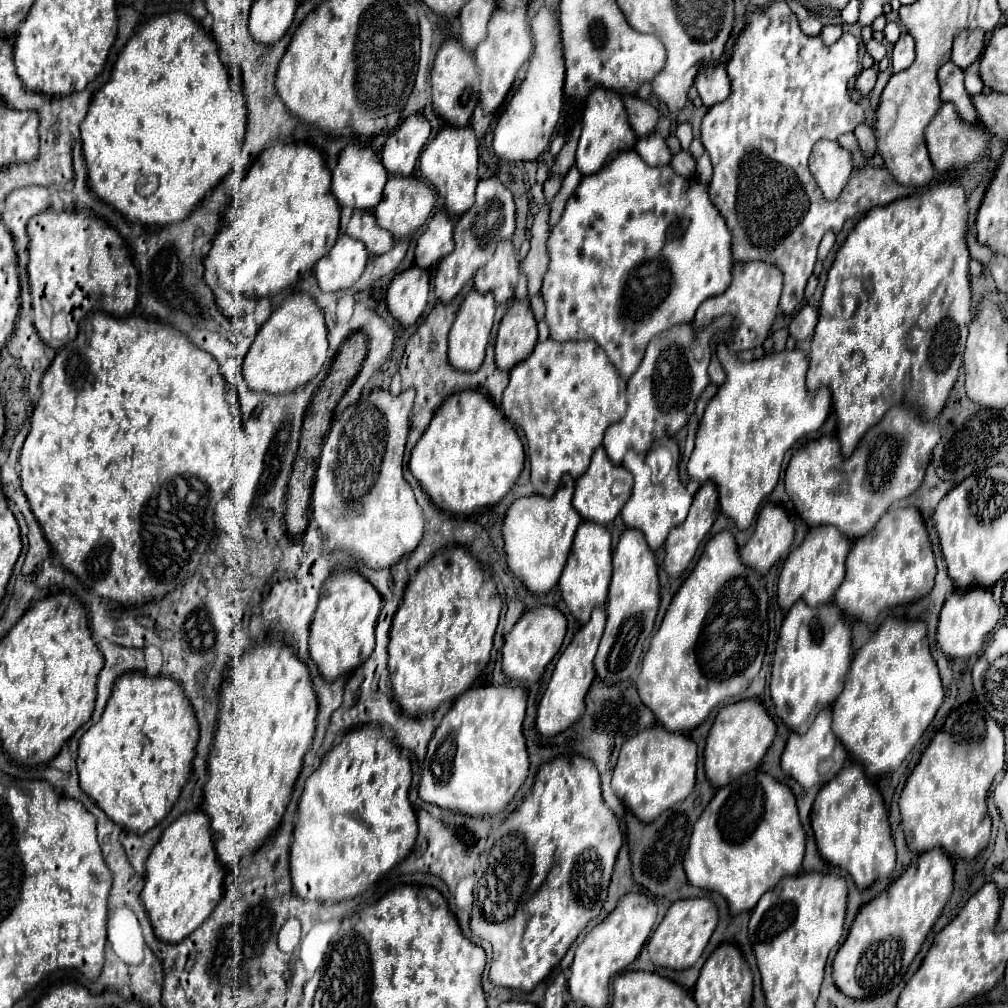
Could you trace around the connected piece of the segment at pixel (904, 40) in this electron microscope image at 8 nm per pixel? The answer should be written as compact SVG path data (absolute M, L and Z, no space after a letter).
M902 33L892 49L892 69L894 73L900 73L908 69L914 61L914 41L908 37L908 33Z

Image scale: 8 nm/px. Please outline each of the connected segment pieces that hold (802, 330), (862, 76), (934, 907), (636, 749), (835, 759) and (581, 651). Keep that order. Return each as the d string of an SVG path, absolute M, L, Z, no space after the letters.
M808 303L804 307L800 307L800 311L794 315L794 319L788 325L790 335L796 341L802 341L814 333L814 327L818 323L818 309L814 309L814 307L810 309L810 307L812 305L808 305Z
M870 67L870 69L864 69L864 71L858 73L854 89L856 89L858 93L862 93L862 95L868 95L868 93L872 91L874 83L876 83L876 69Z
M944 849L922 853L886 891L866 903L834 957L836 987L852 999L874 999L900 983L952 893L954 867Z
M654 725L624 741L612 775L612 789L624 805L644 823L654 821L664 809L672 809L684 801L696 783L696 743L680 733L668 733L662 725Z
M826 707L816 715L814 723L810 725L810 729L804 735L792 731L788 737L786 749L782 753L782 769L786 775L794 777L802 787L828 783L844 765L846 749L844 749L844 745L840 745L840 739L832 733L830 723L832 723L832 715L830 715L830 709Z
M596 607L592 611L590 621L574 635L572 643L566 647L566 651L560 655L560 659L556 661L556 667L552 671L552 679L538 703L538 717L536 717L536 727L542 735L550 737L556 735L564 729L568 729L570 725L574 725L582 713L584 713L584 697L586 691L590 687L590 683L594 681L594 655L598 649L598 643L602 639L604 633L604 625L606 625L606 611L604 607Z

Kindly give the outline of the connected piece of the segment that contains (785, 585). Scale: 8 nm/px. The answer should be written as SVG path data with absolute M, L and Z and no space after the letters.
M814 527L804 537L802 545L796 547L778 577L778 603L784 611L788 611L796 601L804 601L806 605L822 605L828 603L836 589L844 579L844 561L850 551L850 541L836 533L832 527Z

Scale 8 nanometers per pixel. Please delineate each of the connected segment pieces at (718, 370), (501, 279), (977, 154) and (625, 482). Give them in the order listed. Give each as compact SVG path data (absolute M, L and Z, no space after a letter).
M712 359L712 361L710 361L708 375L710 375L710 381L712 381L714 385L722 385L722 383L724 383L726 377L722 377L722 365L720 365L718 359Z
M504 239L496 247L496 253L486 263L486 267L476 271L474 287L480 293L488 293L488 291L494 293L496 303L504 303L504 301L512 299L518 275L520 275L518 255L512 247L512 241Z
M944 103L940 107L940 113L934 117L932 125L926 129L926 145L928 145L930 161L932 161L934 169L942 175L952 173L956 169L960 169L960 171L970 169L974 163L988 157L990 141L992 141L990 129L986 129L982 125L972 125L972 123L960 119L956 115L956 109L952 103Z
M598 447L596 453L592 455L592 461L590 461L588 471L584 473L584 477L580 477L576 481L576 491L574 491L572 505L580 513L582 519L588 519L588 521L596 521L600 525L606 525L606 523L610 523L620 513L620 509L624 507L624 503L630 497L630 491L632 491L632 475L622 465L614 465L608 459L604 447Z

